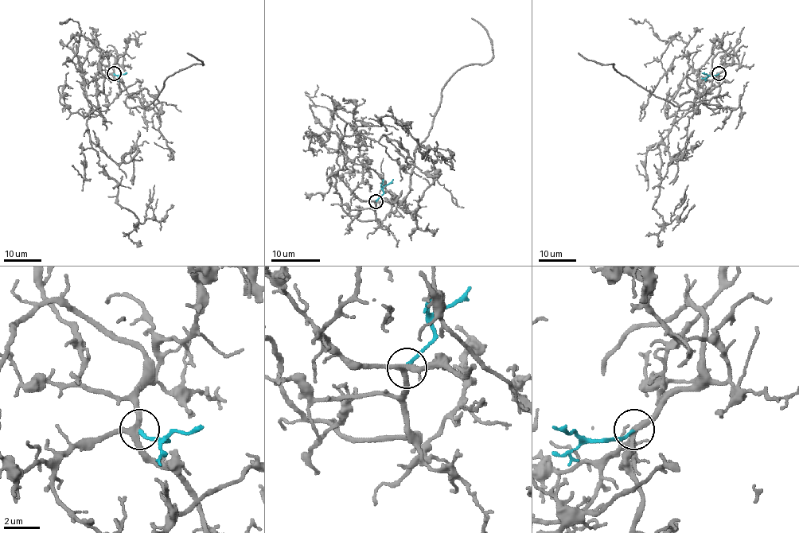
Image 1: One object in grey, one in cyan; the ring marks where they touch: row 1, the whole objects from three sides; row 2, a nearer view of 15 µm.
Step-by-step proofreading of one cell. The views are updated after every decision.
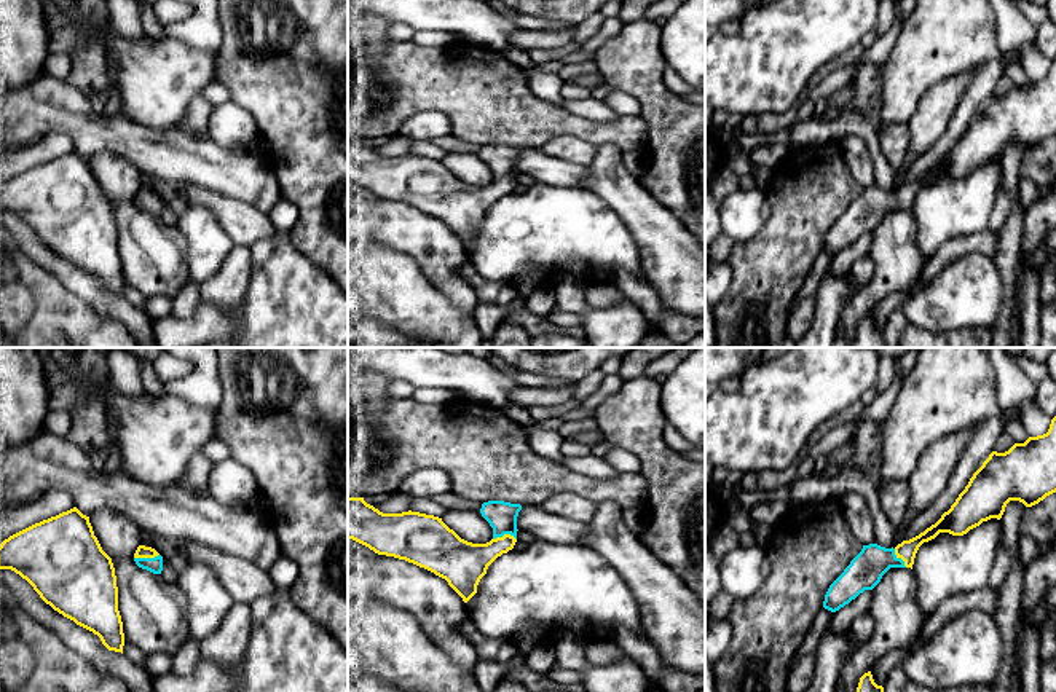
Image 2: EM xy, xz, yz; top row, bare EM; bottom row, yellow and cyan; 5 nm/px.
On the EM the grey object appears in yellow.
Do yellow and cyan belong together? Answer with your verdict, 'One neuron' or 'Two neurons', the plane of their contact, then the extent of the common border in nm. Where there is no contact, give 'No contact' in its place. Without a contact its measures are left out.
One neuron. Touches yellow in xy. Shared border 130 nm

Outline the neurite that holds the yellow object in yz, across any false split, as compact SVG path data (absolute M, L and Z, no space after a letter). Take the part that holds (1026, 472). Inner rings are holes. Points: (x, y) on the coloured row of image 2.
M1056 416L1043 435L1029 437L1024 443L1015 443L1008 451L992 451L983 466L973 474L965 490L941 518L919 536L903 541L895 548L877 544L863 545L861 552L850 561L844 572L829 585L823 607L836 612L865 590L873 590L890 568L911 568L916 553L924 542L935 539L940 533L963 536L991 518L1000 520L1010 501L1019 501L1032 507L1046 496L1056 493Z

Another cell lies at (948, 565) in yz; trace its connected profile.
M997 518L963 536L940 533L924 542L912 564L920 611L930 617L944 600L987 587L1000 544L1002 523Z

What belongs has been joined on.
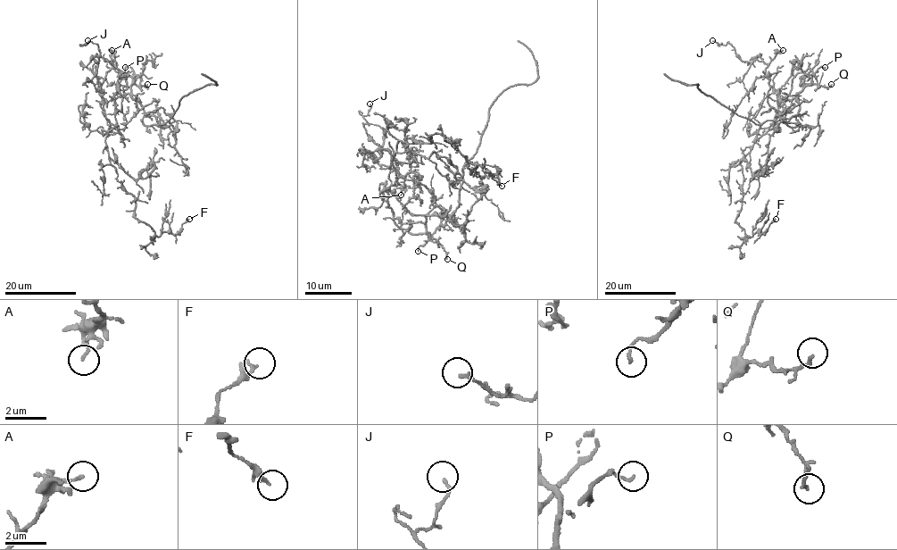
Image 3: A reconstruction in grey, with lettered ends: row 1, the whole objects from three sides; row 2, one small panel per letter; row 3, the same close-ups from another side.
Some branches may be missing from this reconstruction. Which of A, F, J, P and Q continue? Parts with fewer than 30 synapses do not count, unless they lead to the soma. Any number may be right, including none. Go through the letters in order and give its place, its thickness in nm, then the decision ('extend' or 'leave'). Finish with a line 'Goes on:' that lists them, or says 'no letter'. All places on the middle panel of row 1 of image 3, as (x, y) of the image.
A: place (401, 195); calibre 140 nm; leave
F: place (502, 186); calibre 120 nm; leave
J: place (369, 104); calibre 150 nm; leave
P: place (418, 251); calibre 140 nm; leave
Q: place (447, 259); calibre 140 nm; leave
Goes on: no letter

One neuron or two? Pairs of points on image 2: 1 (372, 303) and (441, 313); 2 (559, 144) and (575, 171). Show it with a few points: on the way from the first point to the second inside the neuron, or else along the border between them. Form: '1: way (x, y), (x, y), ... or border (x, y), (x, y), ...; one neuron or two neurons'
1: way (390, 303), (410, 303), (423, 313); one neuron
2: border (539, 149), (586, 166); two neurons

